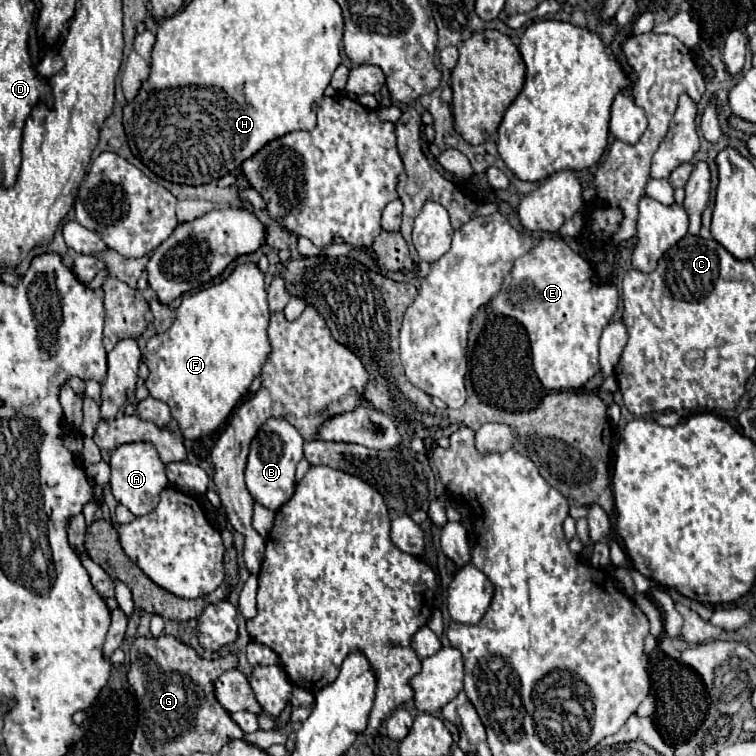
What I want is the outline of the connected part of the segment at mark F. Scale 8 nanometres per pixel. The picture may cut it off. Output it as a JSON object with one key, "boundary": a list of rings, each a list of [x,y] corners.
{"boundary":[[[248,263],[238,267],[226,281],[184,297],[176,309],[176,321],[172,327],[164,333],[154,335],[146,343],[144,357],[150,369],[146,389],[150,397],[160,399],[170,407],[172,419],[178,423],[178,429],[186,439],[198,441],[200,437],[216,433],[228,422],[235,407],[249,395],[250,383],[260,375],[272,351],[268,343],[268,323],[270,311],[266,303],[264,273],[260,273],[256,265]]]}

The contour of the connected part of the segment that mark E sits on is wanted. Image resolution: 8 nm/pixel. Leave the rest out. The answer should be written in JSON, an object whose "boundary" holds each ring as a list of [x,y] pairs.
{"boundary":[[[542,239],[534,249],[516,259],[512,271],[502,283],[502,291],[490,301],[490,305],[512,317],[512,311],[518,311],[518,321],[524,325],[532,345],[532,365],[540,383],[548,391],[574,391],[580,389],[590,377],[598,373],[598,343],[602,331],[612,321],[612,315],[618,309],[620,293],[616,285],[594,285],[590,281],[590,265],[574,253],[560,239]]]}

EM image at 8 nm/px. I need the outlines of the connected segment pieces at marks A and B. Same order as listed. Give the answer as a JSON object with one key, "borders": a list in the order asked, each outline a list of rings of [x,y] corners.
{"borders":[[[[126,443],[120,445],[112,455],[110,455],[110,487],[118,503],[128,507],[136,517],[146,515],[156,507],[160,501],[160,491],[168,485],[166,473],[164,473],[164,463],[160,461],[156,449],[150,443]]],[[[268,419],[250,445],[248,467],[246,467],[246,487],[256,503],[270,511],[278,511],[294,493],[294,471],[296,463],[302,459],[304,439],[300,433],[284,419]]]]}

